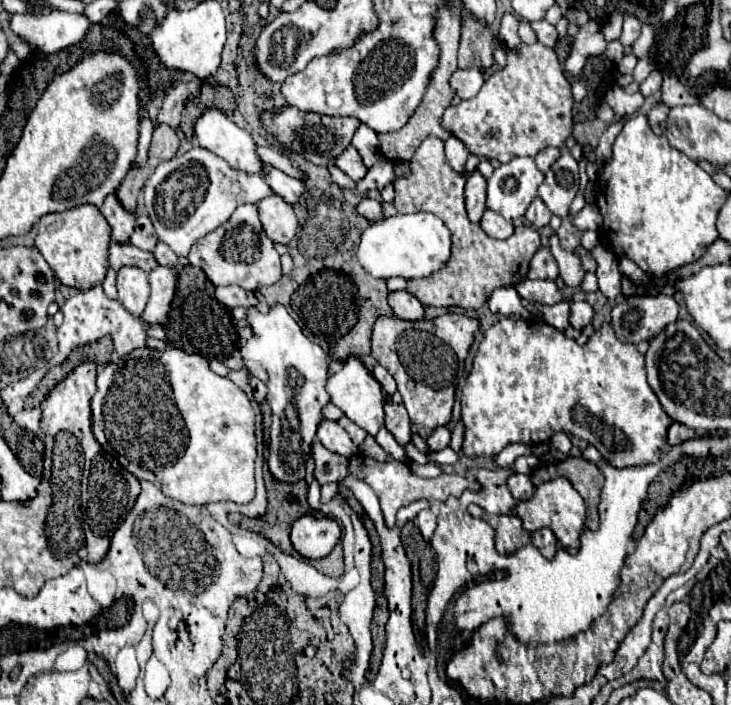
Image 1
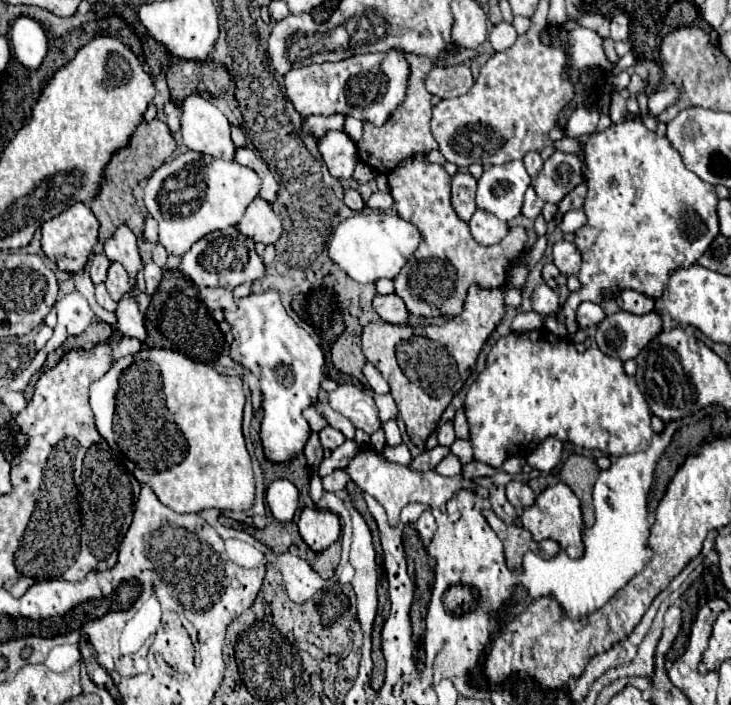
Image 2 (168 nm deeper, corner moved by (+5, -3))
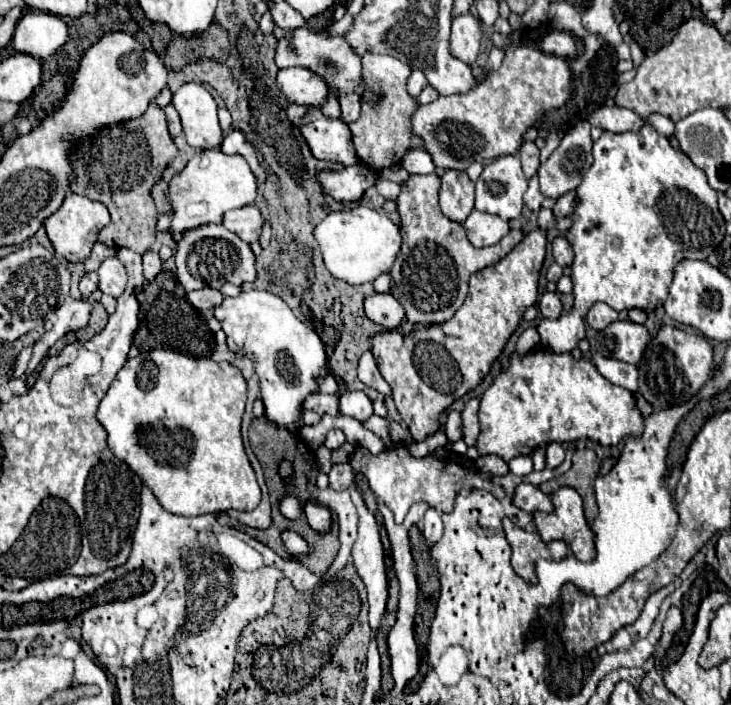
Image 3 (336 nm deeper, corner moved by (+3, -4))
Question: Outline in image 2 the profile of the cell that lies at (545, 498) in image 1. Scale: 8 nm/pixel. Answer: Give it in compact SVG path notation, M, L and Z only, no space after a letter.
M563 482L545 488L533 506L527 506L521 514L521 526L527 528L533 536L535 542L541 542L545 538L551 538L555 542L559 542L559 546L567 552L569 558L579 558L583 554L583 542L581 542L581 534L583 534L583 520L581 520L581 506L579 506L579 498L573 494L573 490L569 486L565 486Z

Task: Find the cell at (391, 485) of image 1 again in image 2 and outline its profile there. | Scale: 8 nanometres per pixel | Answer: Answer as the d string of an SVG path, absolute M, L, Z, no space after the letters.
M363 448L345 468L345 472L349 474L349 478L365 492L371 494L387 512L389 516L389 524L397 526L399 522L399 512L403 506L411 504L411 502L421 502L427 504L429 508L443 508L461 488L461 476L439 476L433 470L429 472L413 472L407 466L401 464L393 464L387 460L381 460L375 450L371 448Z

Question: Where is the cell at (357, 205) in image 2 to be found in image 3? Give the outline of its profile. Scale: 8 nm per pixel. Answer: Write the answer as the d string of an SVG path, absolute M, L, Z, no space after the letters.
M363 163L343 167L339 171L319 171L317 179L323 193L335 201L357 201L371 185L375 185L375 173Z

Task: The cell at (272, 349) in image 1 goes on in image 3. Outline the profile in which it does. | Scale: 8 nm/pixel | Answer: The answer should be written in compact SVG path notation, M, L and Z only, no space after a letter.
M253 289L253 291L247 291L247 293L241 291L237 297L225 297L221 305L213 307L213 315L221 323L223 333L227 335L229 349L233 353L245 355L253 361L255 373L259 377L261 397L263 397L263 403L265 403L265 417L279 427L285 427L289 431L297 431L301 427L299 415L301 415L303 397L317 391L315 377L327 375L327 355L325 355L325 347L323 347L319 335L313 331L311 325L305 325L295 317L293 311L289 309L289 305L281 297L277 297L269 291Z

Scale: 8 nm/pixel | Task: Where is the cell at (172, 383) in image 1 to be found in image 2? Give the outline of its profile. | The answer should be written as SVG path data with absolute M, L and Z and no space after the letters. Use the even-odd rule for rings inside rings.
M143 348L137 356L125 356L125 358L117 360L117 362L113 362L113 366L109 368L109 372L105 376L101 376L99 380L95 380L91 384L91 410L95 414L95 426L97 426L99 434L107 440L111 450L123 460L127 470L139 482L151 486L153 492L157 494L157 498L175 512L201 512L205 508L247 510L247 508L253 506L255 480L253 480L253 472L251 472L251 456L245 448L245 438L243 438L243 430L241 430L243 404L245 404L245 394L243 394L243 388L241 388L241 378L223 376L223 374L215 372L211 366L203 364L203 362L195 362L195 360L187 358L185 354L179 354L179 352L173 352L173 350L163 350L163 348ZM139 358L143 360L143 364L147 364L145 368L139 366L139 362L137 362Z

